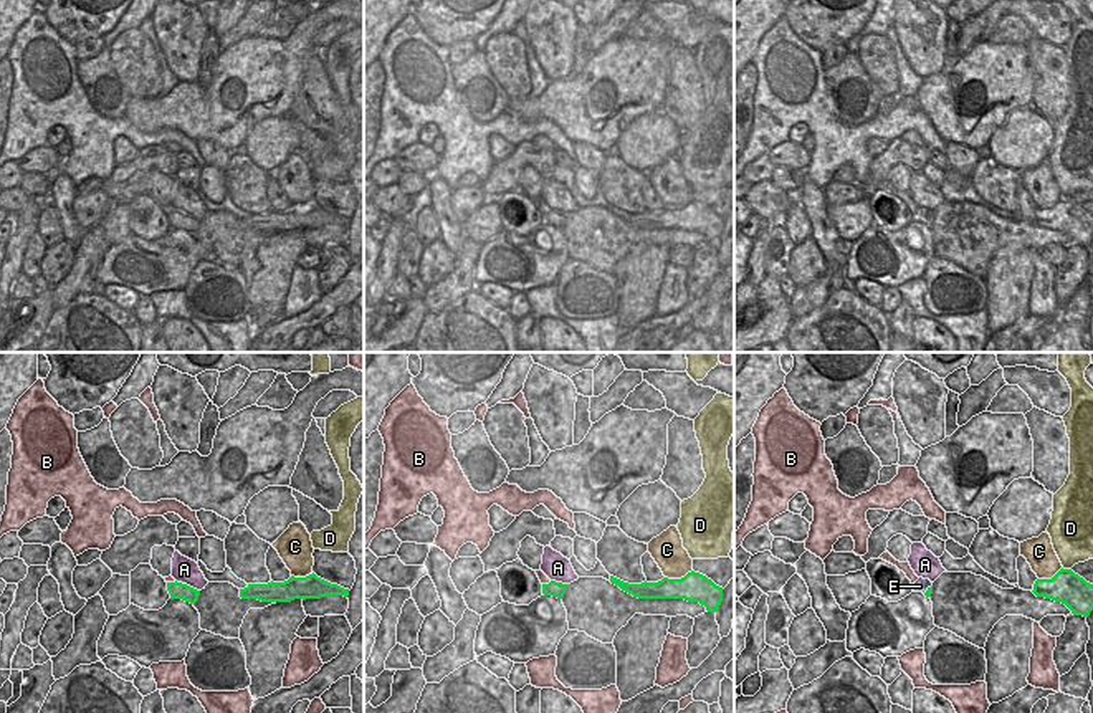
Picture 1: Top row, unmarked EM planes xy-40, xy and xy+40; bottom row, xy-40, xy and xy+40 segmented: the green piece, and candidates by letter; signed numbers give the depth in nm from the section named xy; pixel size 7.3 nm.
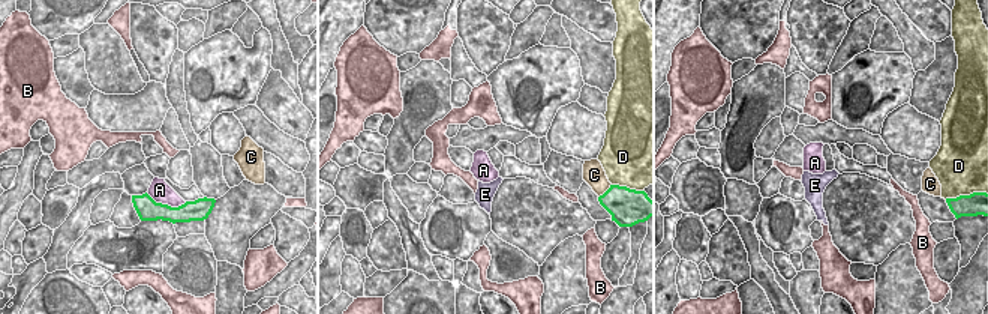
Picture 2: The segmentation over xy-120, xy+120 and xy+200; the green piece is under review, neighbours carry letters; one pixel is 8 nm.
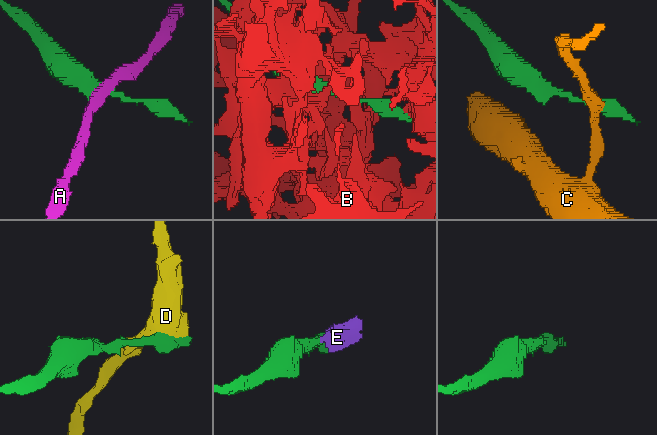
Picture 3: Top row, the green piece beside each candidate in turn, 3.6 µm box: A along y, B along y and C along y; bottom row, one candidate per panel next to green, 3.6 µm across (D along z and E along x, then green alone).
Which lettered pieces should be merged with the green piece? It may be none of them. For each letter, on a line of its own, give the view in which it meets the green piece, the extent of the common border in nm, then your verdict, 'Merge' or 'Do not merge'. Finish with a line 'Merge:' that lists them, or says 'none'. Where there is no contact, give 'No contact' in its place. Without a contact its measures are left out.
A: Touches green in xy-40. Shared border 200 nm. Do not merge
B: Touches green in xy-40. Shared border 70 nm. Do not merge
C: Touches green in xy. Shared border 220 nm. Do not merge
D: Touches green in xy+40. Shared border 70 nm. Do not merge
E: Touches green in xy+40. Shared border 100 nm. Do not merge
Merge: none

